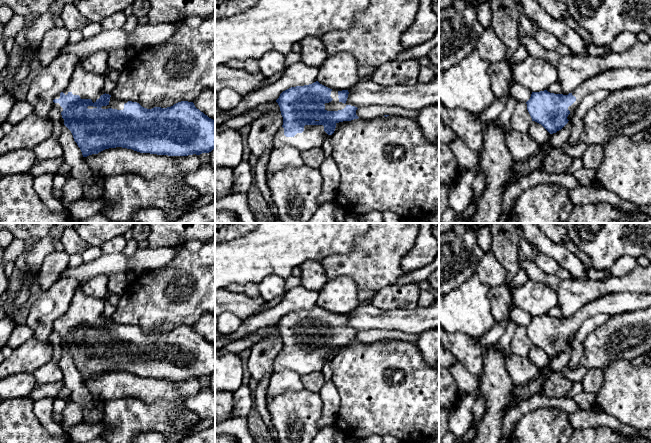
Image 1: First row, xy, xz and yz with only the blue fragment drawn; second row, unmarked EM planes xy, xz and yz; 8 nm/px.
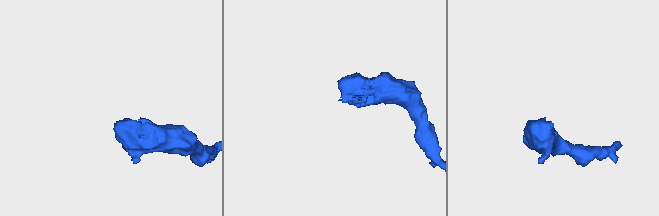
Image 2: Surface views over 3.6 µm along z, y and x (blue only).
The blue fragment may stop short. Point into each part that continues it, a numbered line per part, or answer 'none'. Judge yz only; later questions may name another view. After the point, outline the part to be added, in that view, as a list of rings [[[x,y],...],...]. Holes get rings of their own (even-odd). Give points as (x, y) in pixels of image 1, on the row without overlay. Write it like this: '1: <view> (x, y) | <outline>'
1: yz (612, 304) | [[[621,292],[604,295],[587,303],[572,316],[572,319],[576,321],[576,325],[568,331],[568,334],[574,336],[588,318],[597,314],[612,316],[649,307],[651,307],[650,293]]]

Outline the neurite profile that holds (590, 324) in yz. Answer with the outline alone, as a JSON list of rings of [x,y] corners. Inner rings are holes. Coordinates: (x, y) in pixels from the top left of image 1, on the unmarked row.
[[[597,314],[588,318],[575,334],[574,341],[570,344],[572,353],[568,364],[570,369],[575,369],[581,365],[581,356],[583,354],[583,342],[586,336],[605,323],[611,316],[608,314]]]

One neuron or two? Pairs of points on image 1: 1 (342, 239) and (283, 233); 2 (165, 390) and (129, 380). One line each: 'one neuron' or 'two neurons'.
1: one neuron
2: one neuron

